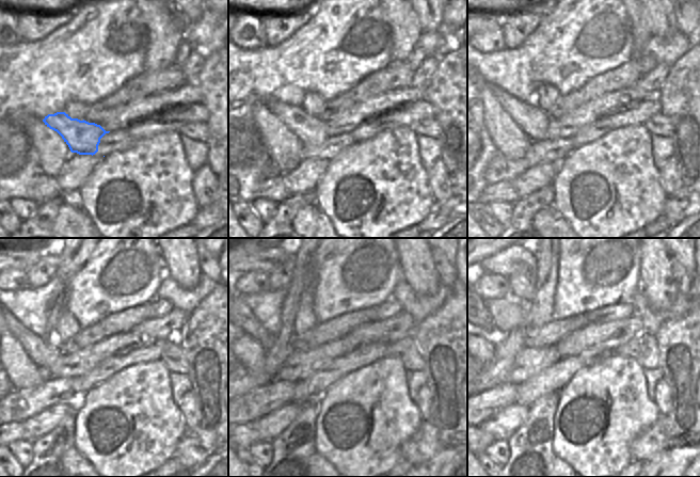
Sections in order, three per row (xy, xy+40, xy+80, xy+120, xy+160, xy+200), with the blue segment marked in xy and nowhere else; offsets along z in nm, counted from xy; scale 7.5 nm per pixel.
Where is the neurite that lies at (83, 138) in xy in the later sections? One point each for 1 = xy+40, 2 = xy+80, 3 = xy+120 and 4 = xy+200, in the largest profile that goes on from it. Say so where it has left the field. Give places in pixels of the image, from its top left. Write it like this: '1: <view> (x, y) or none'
1: xy+40 (311, 130)
2: xy+80 (535, 122)
3: xy+120 (44, 353)
4: xy+200 (489, 320)

